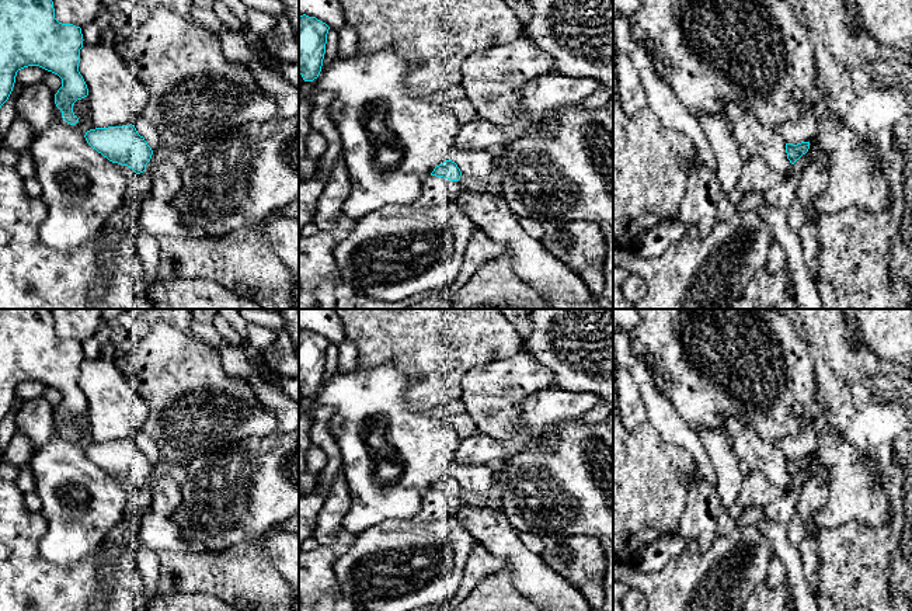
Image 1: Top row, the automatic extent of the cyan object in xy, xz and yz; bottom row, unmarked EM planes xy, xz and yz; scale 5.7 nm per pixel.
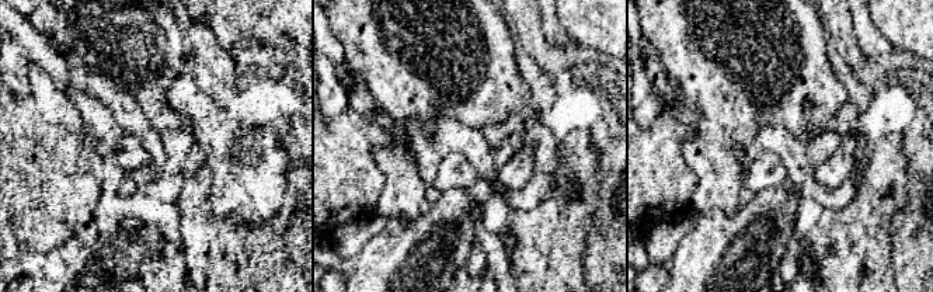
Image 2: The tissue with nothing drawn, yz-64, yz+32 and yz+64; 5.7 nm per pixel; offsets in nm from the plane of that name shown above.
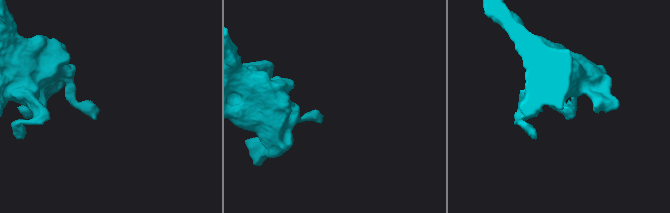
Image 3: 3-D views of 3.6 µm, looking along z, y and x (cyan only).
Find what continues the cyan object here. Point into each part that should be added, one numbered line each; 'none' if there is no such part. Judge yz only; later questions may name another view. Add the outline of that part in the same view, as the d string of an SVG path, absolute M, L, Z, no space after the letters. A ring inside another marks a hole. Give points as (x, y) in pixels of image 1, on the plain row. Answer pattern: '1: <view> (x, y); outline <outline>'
none

